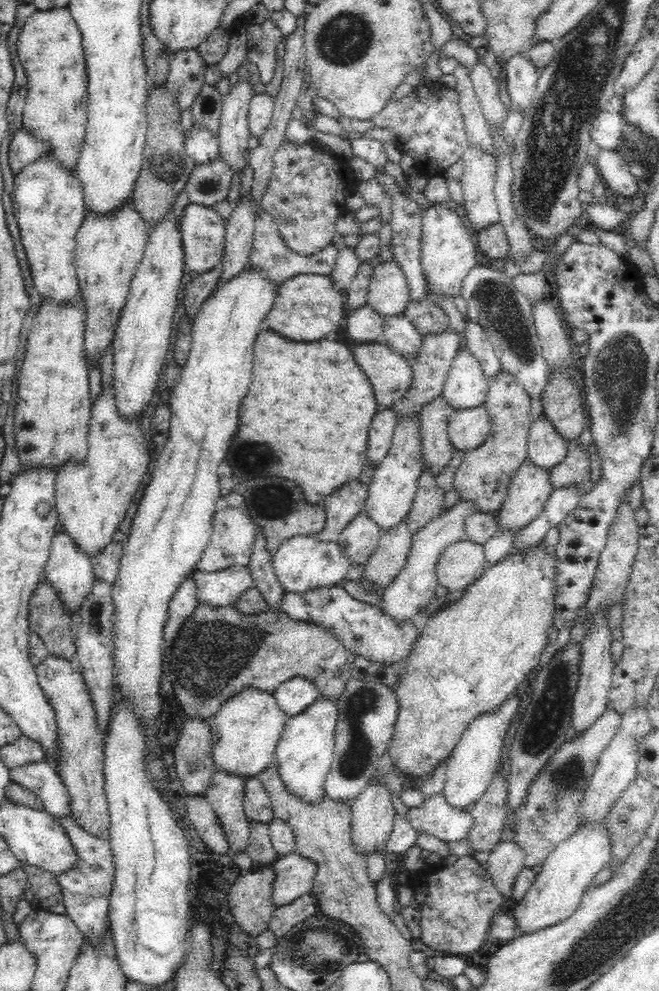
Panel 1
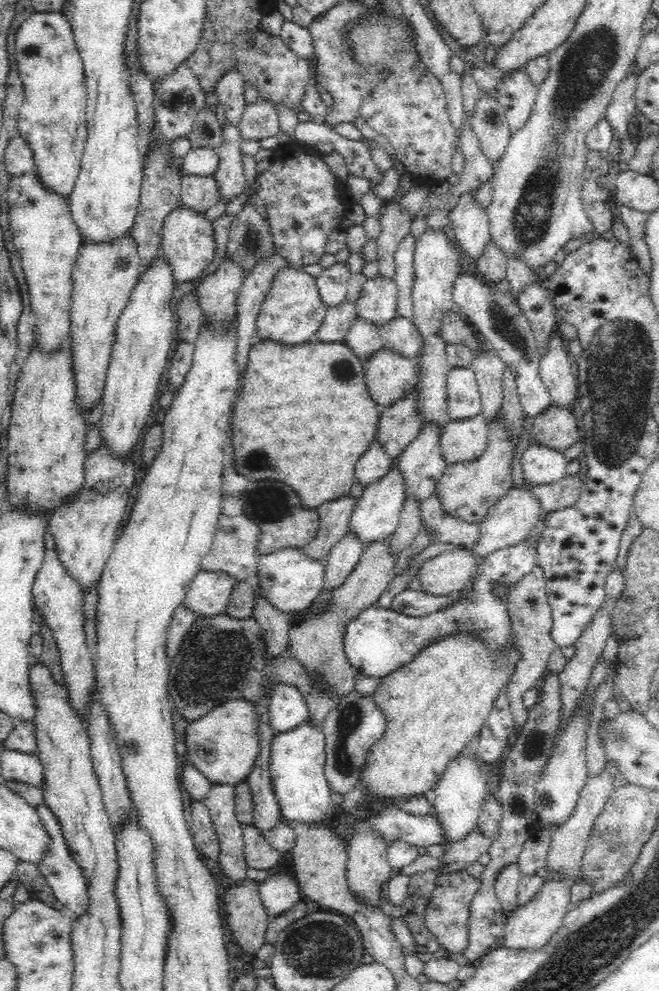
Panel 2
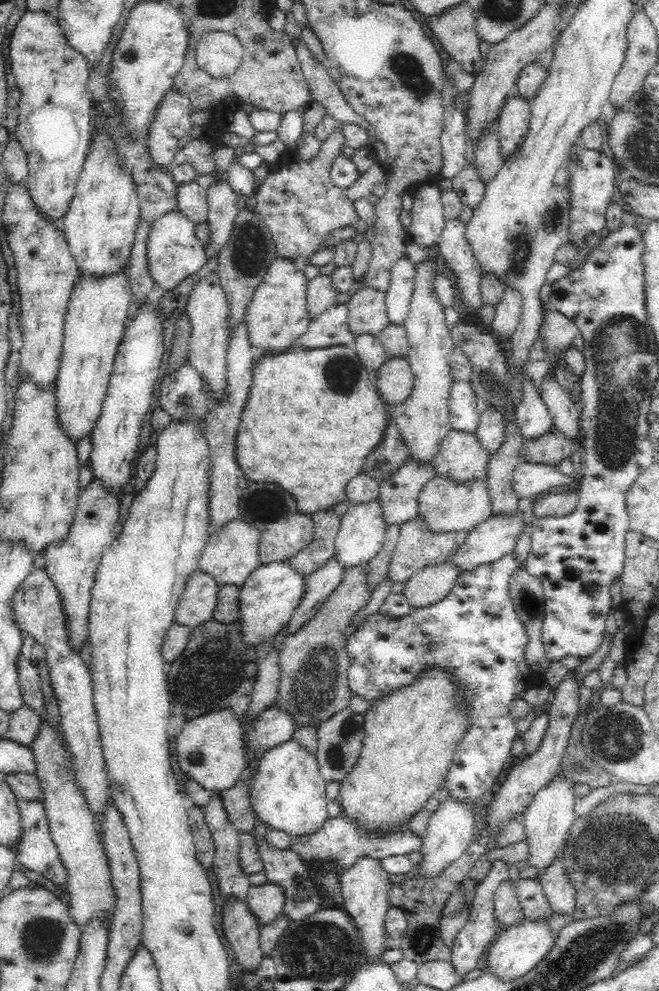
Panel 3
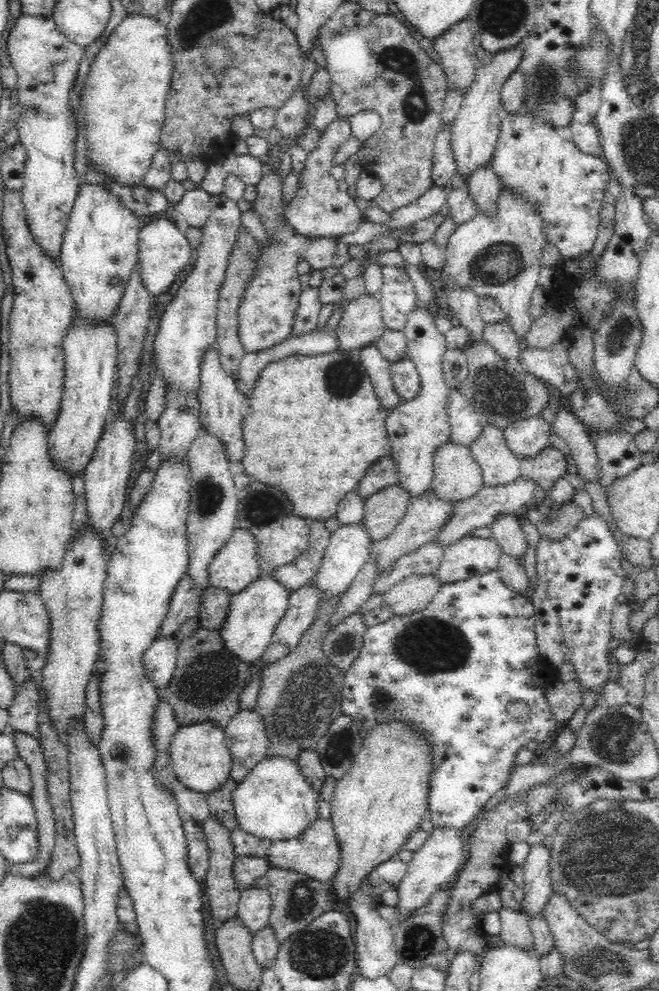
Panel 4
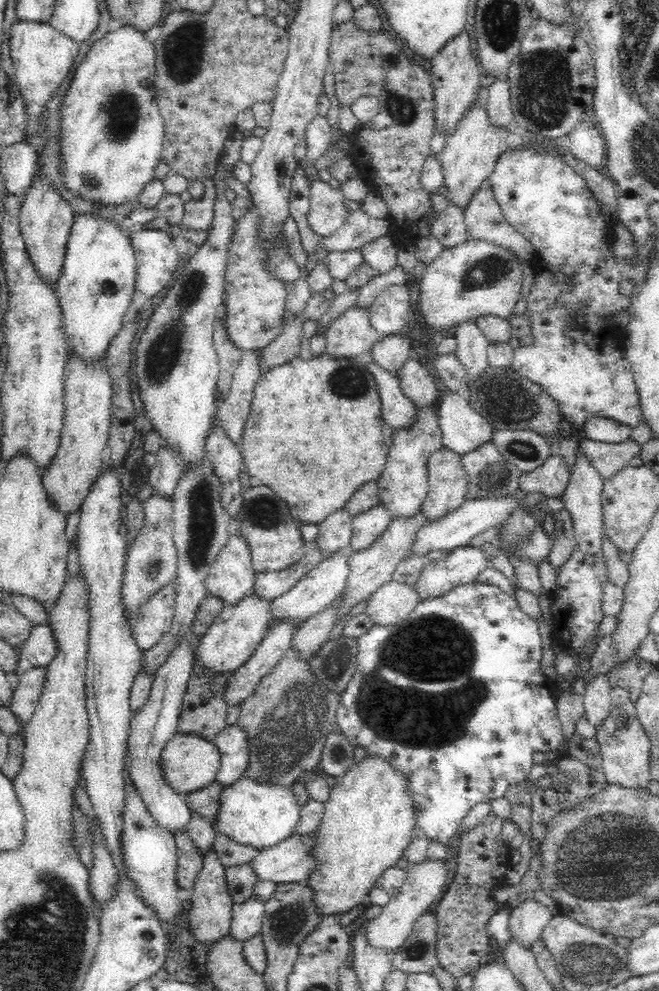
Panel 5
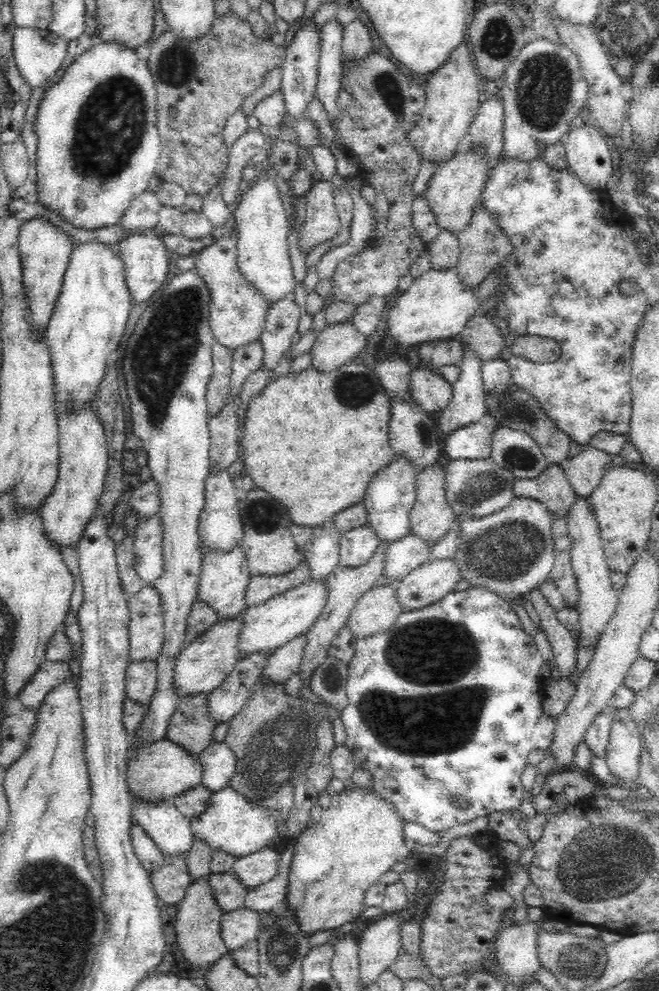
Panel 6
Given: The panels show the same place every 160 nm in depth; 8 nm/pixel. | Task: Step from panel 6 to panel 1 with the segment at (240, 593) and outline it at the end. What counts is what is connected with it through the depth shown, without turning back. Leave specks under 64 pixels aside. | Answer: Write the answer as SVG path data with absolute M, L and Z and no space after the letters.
M227 507L214 512L212 516L212 532L207 548L202 551L202 556L196 562L196 570L202 572L216 572L225 568L240 565L246 566L253 551L253 545L258 532L258 526L251 515L238 508Z

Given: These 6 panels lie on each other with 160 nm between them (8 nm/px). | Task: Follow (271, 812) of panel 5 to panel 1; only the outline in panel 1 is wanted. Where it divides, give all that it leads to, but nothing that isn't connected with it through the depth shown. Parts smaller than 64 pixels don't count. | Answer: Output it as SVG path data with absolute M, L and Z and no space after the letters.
M318 696L304 712L291 716L280 735L274 763L278 764L284 785L306 803L316 803L325 795L325 779L330 772L336 744L335 730L339 708L337 700Z

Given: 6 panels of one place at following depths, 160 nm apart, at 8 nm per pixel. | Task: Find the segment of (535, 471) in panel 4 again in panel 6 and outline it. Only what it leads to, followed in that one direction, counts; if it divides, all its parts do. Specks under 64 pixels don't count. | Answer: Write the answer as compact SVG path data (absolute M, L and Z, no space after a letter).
M549 464L534 478L515 479L515 496L539 500L553 515L565 514L576 498L576 491L568 482L564 465Z

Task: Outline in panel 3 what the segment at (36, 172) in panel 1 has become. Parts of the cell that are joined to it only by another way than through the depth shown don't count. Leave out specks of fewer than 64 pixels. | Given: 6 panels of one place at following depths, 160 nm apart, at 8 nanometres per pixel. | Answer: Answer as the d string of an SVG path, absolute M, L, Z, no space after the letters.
M26 182L10 183L4 205L4 224L7 226L7 236L13 252L17 273L18 291L21 296L20 326L23 334L23 345L20 351L21 378L29 378L36 384L52 384L56 380L63 353L65 316L68 302L79 276L79 267L70 252L68 241L61 223L48 218L37 210L35 201L31 199Z

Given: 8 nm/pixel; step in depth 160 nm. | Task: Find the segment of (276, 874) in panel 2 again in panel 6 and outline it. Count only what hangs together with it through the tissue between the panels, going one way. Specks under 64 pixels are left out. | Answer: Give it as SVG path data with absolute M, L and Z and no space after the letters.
M244 906L222 915L221 935L226 948L235 951L257 938L260 928L259 914L260 912Z

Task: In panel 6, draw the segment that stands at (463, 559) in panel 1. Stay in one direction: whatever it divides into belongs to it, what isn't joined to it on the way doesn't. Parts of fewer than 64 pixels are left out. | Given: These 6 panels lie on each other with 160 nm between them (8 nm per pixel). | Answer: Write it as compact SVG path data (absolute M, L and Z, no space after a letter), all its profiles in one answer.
M376 584L355 604L347 620L347 627L359 637L373 636L390 630L404 612L396 587Z

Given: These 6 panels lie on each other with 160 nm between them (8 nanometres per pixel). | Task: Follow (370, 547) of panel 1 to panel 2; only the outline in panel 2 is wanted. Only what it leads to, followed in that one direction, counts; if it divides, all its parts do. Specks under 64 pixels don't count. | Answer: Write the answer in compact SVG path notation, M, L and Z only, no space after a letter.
M348 531L325 557L327 574L325 588L338 588L357 567L367 545L360 543L353 532Z

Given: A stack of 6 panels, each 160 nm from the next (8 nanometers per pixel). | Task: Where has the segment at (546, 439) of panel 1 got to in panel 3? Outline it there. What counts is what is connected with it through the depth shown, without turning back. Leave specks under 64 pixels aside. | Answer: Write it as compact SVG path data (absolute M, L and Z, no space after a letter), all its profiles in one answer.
M521 461L515 468L513 487L520 498L534 497L542 492L547 492L554 486L566 485L569 485L571 489L576 489L579 494L577 478L562 474L556 464Z

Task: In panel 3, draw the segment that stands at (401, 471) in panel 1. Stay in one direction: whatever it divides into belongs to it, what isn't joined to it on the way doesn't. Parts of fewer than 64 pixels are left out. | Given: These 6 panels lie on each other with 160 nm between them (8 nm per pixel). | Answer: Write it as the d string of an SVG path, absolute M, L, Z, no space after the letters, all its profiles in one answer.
M377 496L372 500L368 500L368 502L351 505L345 515L341 516L340 528L336 535L335 557L346 569L350 568L350 566L367 564L381 550L384 538L386 538L387 526L382 504L380 504Z

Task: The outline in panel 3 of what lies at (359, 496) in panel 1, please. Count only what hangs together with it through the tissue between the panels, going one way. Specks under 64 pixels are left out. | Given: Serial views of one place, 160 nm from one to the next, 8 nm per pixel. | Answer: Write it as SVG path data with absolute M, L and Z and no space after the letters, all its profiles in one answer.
M332 508L313 512L311 517L315 526L312 542L289 558L291 567L306 576L334 556L336 535L341 523L341 516L337 515Z

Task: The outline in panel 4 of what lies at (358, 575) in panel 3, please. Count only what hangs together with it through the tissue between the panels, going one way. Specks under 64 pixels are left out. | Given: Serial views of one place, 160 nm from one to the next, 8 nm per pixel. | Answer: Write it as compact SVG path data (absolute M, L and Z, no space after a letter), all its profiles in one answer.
M341 594L323 599L316 609L310 628L288 654L273 662L262 674L258 700L253 708L265 722L270 739L268 757L273 755L297 760L303 749L315 751L318 740L324 736L332 721L342 713L341 700L345 672L336 668L324 654L323 642L328 634Z

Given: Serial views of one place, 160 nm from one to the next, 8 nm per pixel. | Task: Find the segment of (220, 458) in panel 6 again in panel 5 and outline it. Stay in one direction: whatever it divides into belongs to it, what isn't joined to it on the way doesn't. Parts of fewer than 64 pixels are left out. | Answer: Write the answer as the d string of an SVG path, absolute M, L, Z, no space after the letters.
M261 349L243 351L242 358L233 374L232 386L228 396L217 408L217 420L225 433L236 443L240 444L245 422L252 408L254 387L262 374Z

